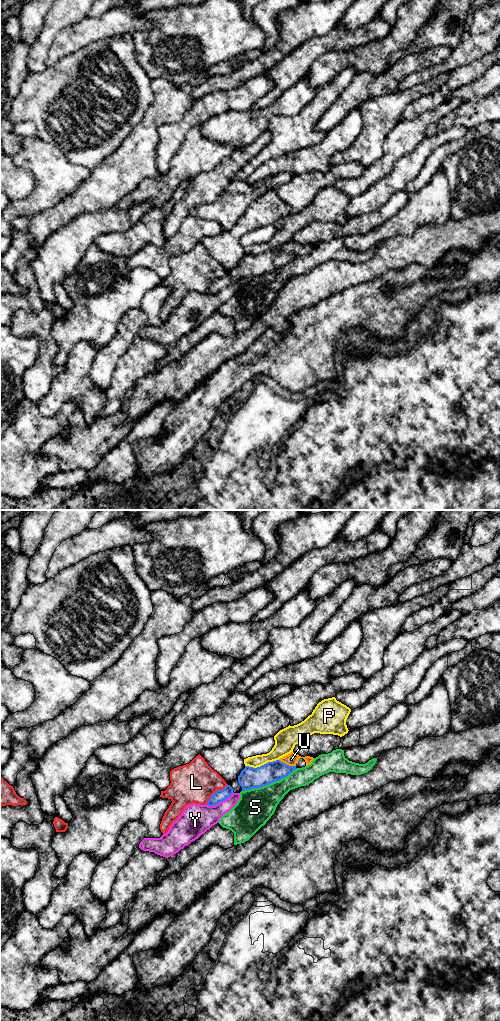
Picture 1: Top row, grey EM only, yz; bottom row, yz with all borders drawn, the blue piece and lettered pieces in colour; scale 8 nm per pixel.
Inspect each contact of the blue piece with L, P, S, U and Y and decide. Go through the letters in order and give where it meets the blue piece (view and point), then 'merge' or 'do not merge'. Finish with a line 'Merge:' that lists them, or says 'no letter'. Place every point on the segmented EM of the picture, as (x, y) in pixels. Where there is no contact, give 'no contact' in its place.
L: yz (215, 792) | do not merge
P: yz (262, 765) | do not merge
S: yz (269, 783) | do not merge
U: yz (286, 764) | merge
Y: yz (219, 802) | do not merge
Merge: U

